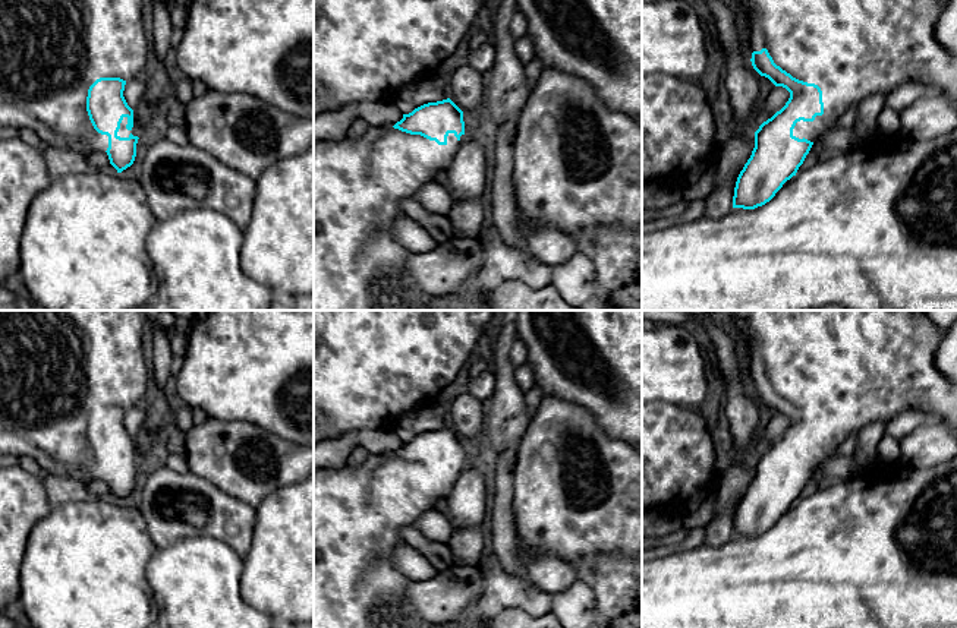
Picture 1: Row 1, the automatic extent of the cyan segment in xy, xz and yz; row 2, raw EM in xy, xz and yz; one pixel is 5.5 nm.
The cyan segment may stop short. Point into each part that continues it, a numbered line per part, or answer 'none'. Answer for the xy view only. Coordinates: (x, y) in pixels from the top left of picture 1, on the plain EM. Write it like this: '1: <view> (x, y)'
1: xy (56, 366)

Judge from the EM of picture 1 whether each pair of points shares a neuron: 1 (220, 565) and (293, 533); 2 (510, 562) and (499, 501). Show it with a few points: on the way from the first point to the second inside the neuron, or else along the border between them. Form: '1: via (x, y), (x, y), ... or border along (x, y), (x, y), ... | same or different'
1: border along (244, 558), (239, 592) | different
2: via (504, 548), (500, 516) | same

